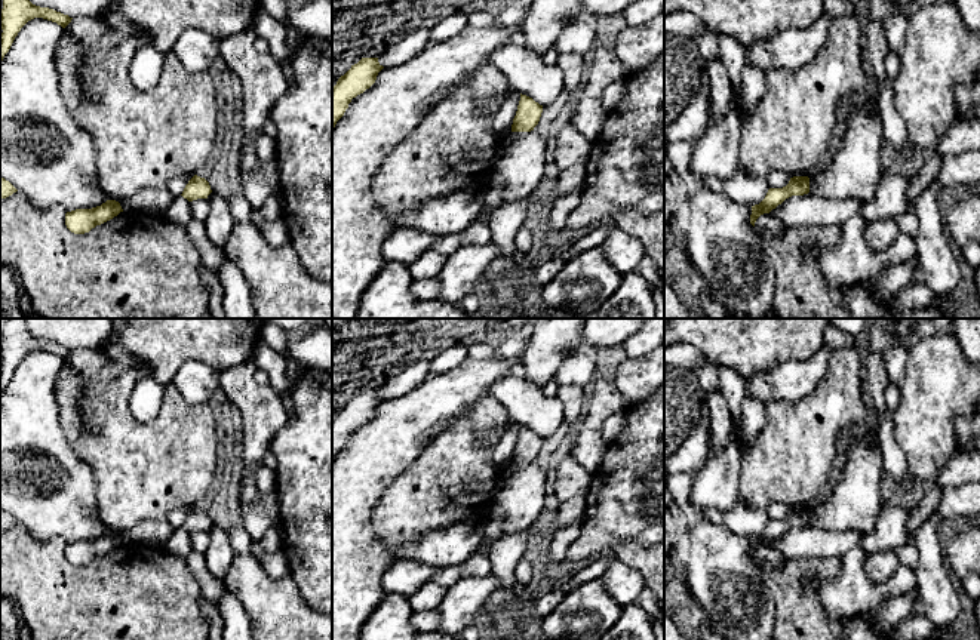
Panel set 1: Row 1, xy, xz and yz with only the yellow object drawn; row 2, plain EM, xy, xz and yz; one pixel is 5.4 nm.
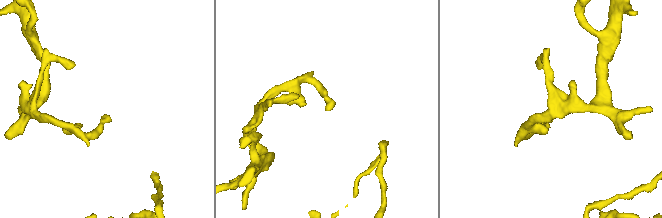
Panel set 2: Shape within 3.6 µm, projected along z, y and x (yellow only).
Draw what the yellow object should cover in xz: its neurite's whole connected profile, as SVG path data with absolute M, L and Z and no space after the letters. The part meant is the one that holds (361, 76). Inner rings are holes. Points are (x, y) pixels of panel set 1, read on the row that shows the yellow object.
M362 58L338 79L332 89L332 130L351 99L369 89L383 68L378 58Z

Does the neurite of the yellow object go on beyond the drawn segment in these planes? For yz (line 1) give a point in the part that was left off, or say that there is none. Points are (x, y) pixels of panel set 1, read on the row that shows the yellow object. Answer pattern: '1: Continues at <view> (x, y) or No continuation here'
1: No continuation here

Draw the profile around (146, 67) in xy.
M153 41L136 50L129 65L129 74L138 90L150 90L159 83L165 56L166 53L159 52Z

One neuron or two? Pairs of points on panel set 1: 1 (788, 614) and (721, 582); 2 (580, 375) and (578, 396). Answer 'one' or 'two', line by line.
1: two
2: two

